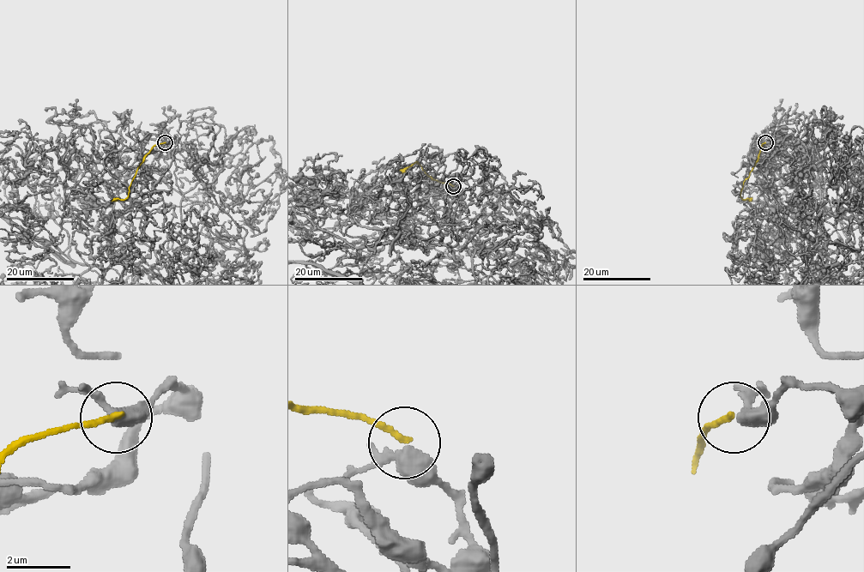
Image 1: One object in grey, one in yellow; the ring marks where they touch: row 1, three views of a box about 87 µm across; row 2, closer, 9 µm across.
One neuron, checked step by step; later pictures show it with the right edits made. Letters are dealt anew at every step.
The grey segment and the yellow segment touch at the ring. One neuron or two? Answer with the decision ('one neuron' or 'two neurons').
two neurons

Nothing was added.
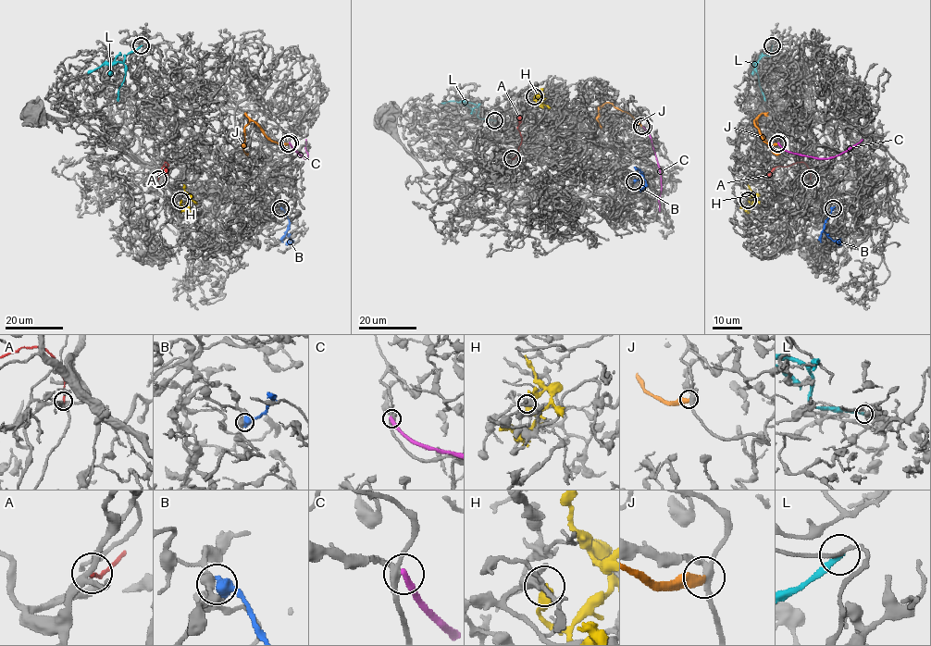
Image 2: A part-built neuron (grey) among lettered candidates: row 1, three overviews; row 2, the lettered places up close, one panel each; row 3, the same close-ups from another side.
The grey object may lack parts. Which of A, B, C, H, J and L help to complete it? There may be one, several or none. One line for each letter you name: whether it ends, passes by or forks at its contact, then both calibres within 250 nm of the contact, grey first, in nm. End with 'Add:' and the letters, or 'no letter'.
Add: no letter

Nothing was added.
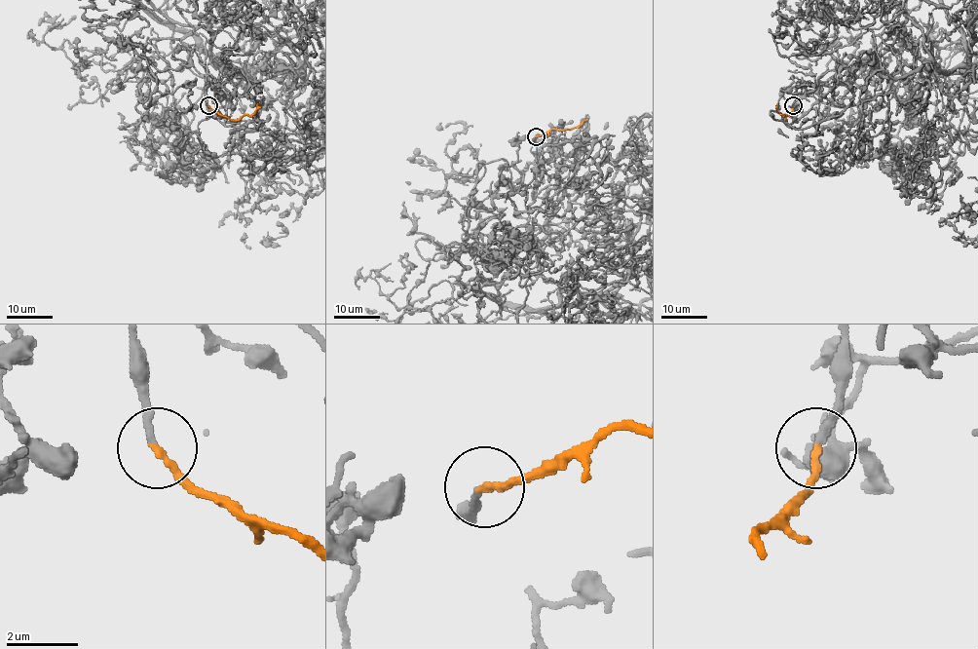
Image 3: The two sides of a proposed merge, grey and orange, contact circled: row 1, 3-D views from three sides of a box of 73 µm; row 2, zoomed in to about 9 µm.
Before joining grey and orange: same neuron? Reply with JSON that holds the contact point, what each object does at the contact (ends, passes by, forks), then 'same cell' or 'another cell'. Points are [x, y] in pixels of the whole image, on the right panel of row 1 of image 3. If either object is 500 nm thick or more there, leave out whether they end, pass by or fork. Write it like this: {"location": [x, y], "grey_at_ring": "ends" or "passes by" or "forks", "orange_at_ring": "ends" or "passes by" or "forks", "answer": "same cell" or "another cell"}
{"location": [793, 105], "grey_at_ring": "ends", "orange_at_ring": "ends", "answer": "same cell"}

